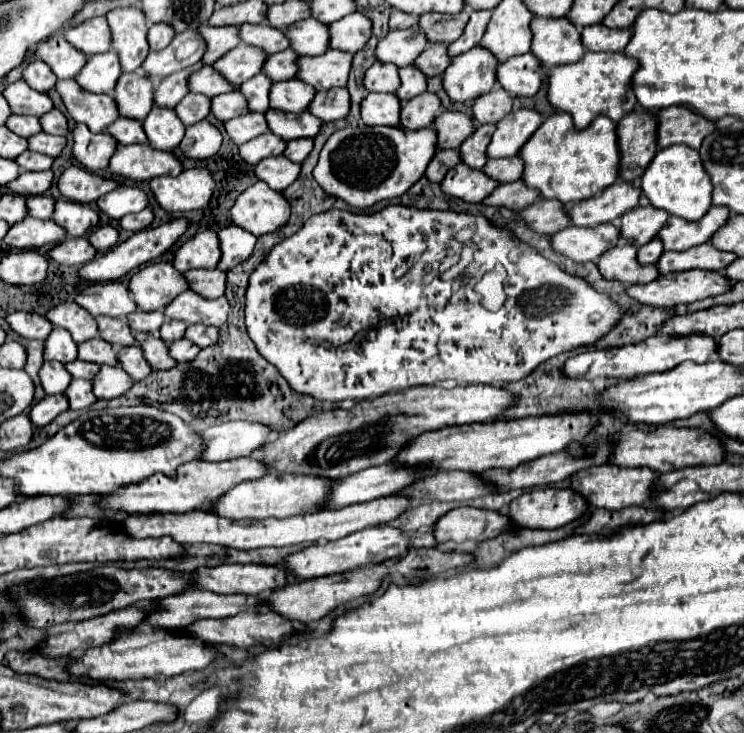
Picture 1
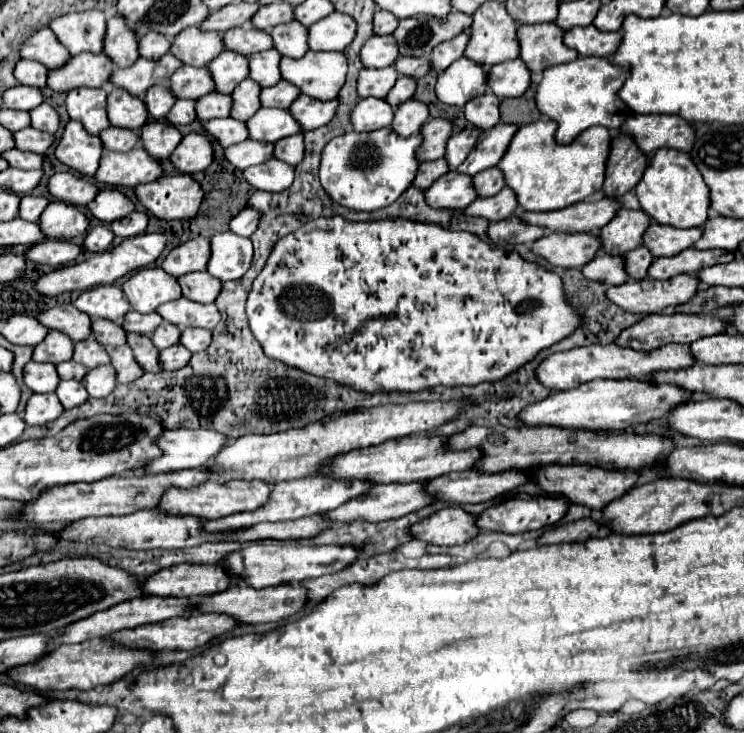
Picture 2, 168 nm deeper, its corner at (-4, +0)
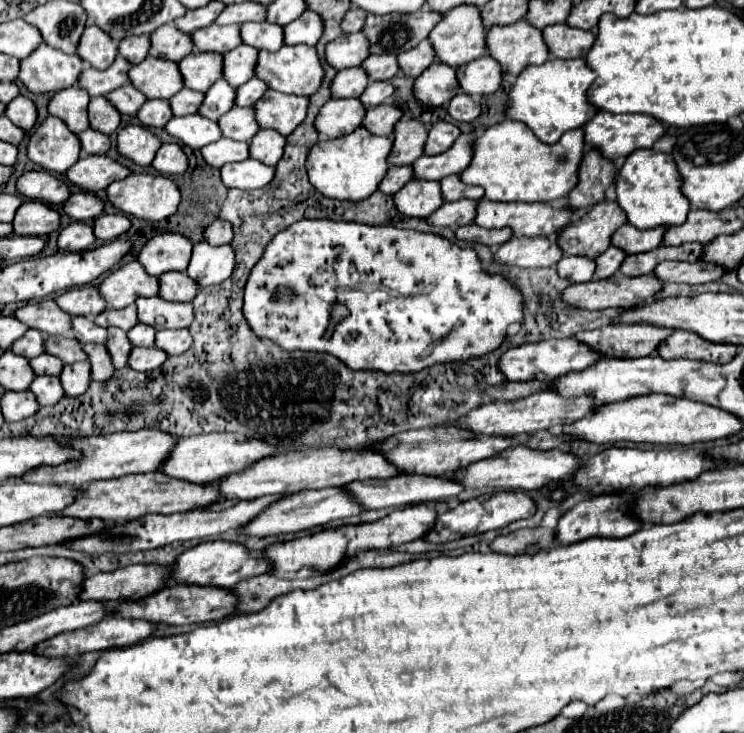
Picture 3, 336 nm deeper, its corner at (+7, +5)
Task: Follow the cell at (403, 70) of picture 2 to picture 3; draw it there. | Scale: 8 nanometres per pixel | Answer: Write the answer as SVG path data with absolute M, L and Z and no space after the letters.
M371 55L361 65L371 81L387 81L399 73L399 63L395 55Z

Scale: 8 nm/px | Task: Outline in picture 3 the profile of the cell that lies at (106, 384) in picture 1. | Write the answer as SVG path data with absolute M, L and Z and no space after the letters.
M89 361L65 365L65 369L61 371L61 385L65 389L65 395L69 395L69 397L83 395L91 385L91 365L89 365Z

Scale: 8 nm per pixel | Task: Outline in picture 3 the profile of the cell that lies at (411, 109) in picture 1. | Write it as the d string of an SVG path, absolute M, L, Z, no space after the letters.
M383 103L379 107L373 107L365 115L363 127L369 129L375 135L393 135L395 123L403 117L403 109L395 103Z

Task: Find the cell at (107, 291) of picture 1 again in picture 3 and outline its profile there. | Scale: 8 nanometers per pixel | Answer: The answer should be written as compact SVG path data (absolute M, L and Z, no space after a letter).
M95 285L73 287L65 293L61 293L55 301L63 311L67 311L71 315L93 315L93 317L97 317L107 307L105 299L101 297L101 293Z

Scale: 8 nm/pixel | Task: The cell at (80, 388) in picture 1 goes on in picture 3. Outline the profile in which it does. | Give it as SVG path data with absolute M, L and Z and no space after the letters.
M47 375L35 377L35 381L31 383L31 391L35 393L41 405L55 405L59 399L65 397L59 377L47 377Z

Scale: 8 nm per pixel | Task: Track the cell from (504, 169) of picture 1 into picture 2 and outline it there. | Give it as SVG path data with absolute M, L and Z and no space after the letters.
M494 166L490 170L484 170L476 176L472 176L472 186L476 188L476 194L480 198L488 198L488 196L498 194L504 188L504 178L502 178L500 170Z

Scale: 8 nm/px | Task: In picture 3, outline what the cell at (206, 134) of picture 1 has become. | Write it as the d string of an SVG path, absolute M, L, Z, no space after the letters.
M165 143L157 151L153 163L151 163L161 175L179 175L185 173L189 159L179 143Z

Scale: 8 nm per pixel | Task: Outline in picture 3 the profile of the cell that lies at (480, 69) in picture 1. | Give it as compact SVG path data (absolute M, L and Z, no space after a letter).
M433 63L425 73L415 79L415 97L429 107L439 107L449 103L459 91L457 71L445 63Z

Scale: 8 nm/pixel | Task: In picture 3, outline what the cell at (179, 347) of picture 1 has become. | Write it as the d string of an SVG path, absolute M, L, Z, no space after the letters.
M135 347L129 357L129 367L135 371L153 371L167 361L167 353L157 347Z

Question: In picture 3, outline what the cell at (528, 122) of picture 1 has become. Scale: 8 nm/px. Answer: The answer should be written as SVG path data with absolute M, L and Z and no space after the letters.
M469 133L469 135L461 135L451 149L447 149L441 155L423 155L413 163L415 169L415 177L419 179L431 179L431 181L441 181L447 175L453 173L463 173L471 159L473 159L473 143L475 143L477 135Z

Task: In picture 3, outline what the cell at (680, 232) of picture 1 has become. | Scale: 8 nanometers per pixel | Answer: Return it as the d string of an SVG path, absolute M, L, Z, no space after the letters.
M625 223L623 227L619 227L613 233L611 243L625 249L629 255L631 253L641 253L641 251L651 251L651 249L657 249L663 243L665 231L667 231L667 227L637 229L637 227Z

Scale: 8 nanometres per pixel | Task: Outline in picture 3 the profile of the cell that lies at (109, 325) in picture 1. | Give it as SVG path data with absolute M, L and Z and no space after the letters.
M73 317L73 333L79 343L105 343L107 329L99 327L93 317Z

